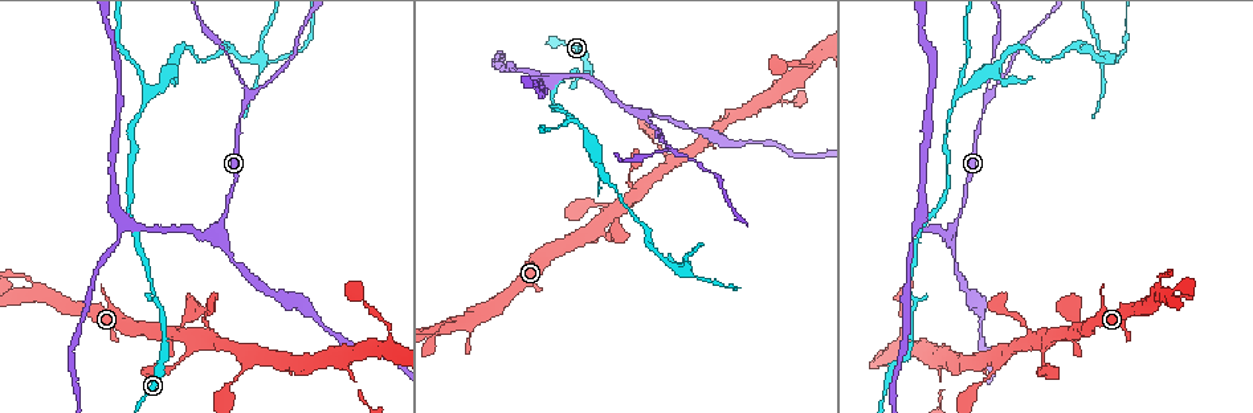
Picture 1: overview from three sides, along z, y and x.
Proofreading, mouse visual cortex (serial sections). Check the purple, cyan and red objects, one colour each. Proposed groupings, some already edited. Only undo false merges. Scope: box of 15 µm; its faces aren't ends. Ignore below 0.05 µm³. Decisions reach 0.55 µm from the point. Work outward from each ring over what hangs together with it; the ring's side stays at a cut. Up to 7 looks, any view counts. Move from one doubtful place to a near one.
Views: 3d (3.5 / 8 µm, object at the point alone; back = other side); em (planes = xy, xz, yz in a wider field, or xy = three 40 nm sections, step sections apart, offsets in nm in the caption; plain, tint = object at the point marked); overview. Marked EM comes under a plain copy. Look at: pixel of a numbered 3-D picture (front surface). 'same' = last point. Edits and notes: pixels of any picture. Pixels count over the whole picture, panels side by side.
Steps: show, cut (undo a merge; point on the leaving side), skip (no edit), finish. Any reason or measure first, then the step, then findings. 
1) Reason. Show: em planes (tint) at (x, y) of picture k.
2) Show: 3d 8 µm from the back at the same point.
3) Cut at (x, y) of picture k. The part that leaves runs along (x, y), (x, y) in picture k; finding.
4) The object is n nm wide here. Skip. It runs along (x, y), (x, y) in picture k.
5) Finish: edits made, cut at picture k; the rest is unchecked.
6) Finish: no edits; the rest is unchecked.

Three arms meet. Show: 3d 3.5 µm at (215, 226) of picture 1.

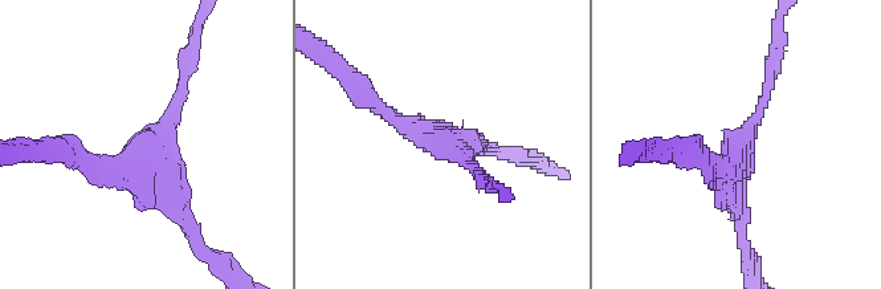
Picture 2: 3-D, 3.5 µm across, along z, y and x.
3 arms meet here; the arms are 150, 200, 250 nm wide; shape alone is not enough. Show: em xy step 3 (tint) at (741, 147) of picture 2.

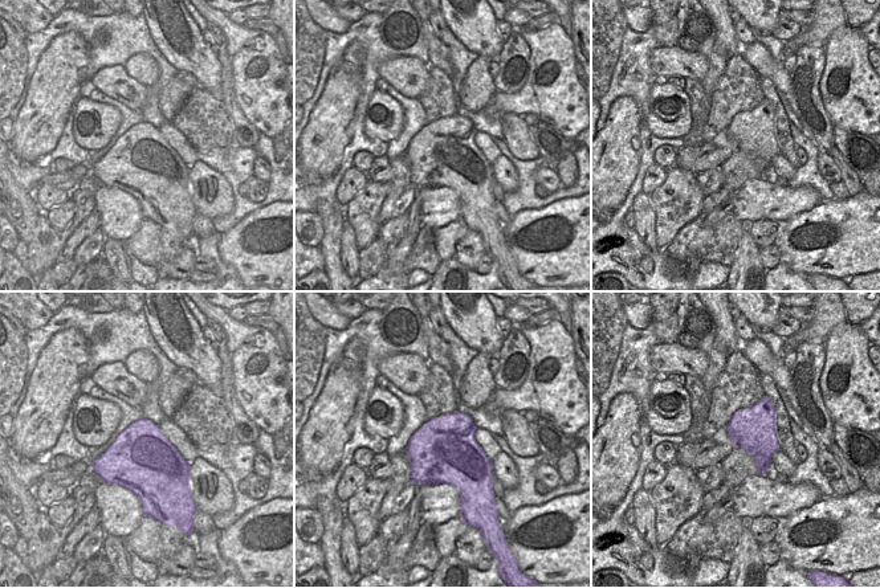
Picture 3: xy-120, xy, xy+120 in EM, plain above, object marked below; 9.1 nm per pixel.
Skip. It runs along (186, 74), (129, 169), (80, 157) in picture 2; continuous, no second cell.

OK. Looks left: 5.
Side arm on a straight run. Show: 3d 3.5 µm at (986, 100) of picture 1.

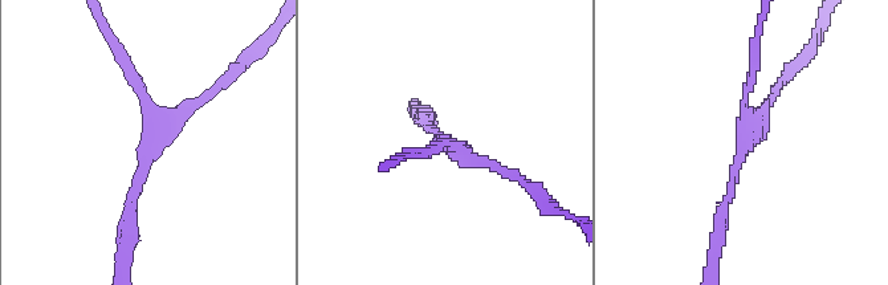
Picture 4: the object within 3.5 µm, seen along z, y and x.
3 arms meet here; the arms are 150, 150, 150 nm wide; shape alone is not enough. Show: em xy step 3 (tint) at (751, 134) of picture 4.

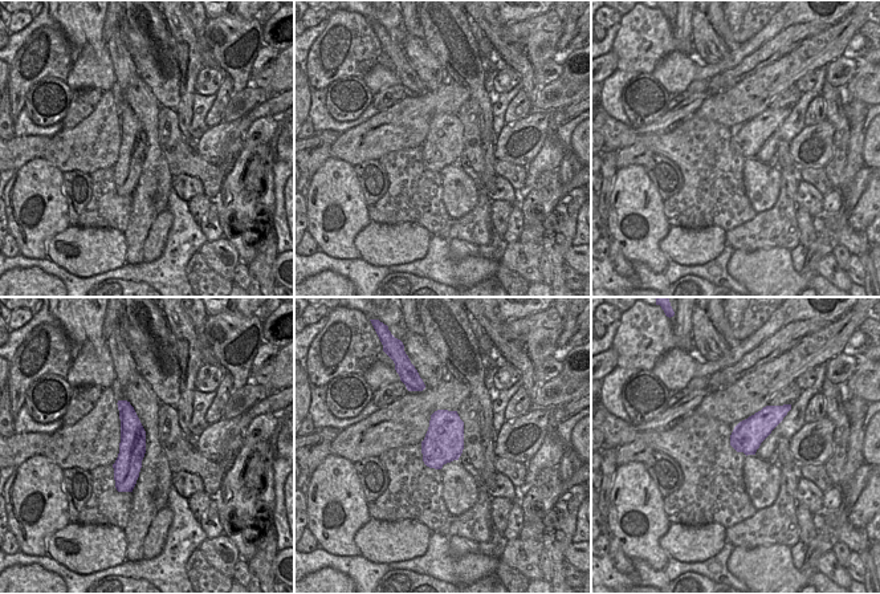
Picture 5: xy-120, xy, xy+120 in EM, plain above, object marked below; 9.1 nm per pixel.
The object is 360 nm wide here. Skip. It runs along (129, 212), (150, 143), (223, 82) in picture 4; all the same cell.

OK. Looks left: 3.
Sharp bend. Show: 3d 8 µm at (549, 81) of picture 1.

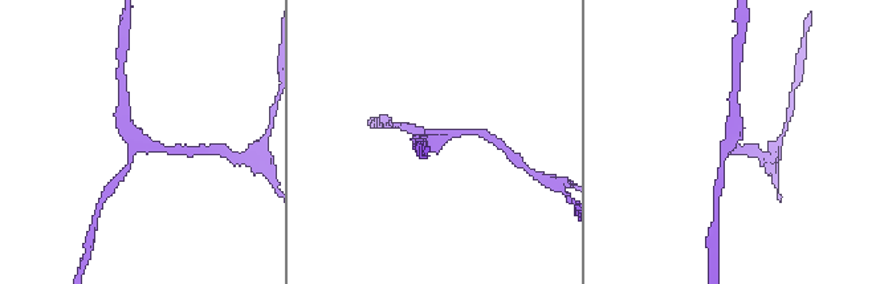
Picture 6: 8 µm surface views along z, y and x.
Show: 3d 3.5 µm at (140, 146) of picture 6.

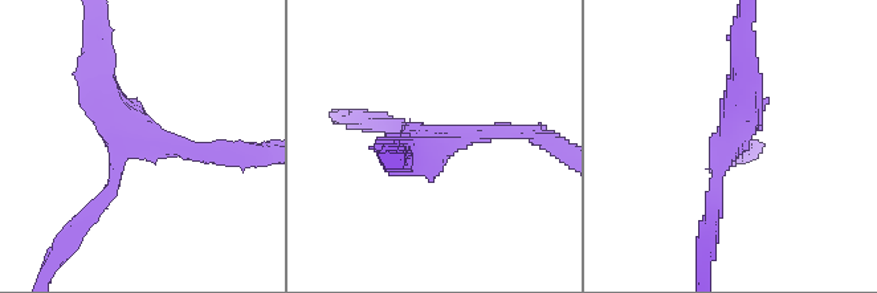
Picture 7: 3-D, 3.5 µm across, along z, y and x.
3 arms meet here; the arms are 150, 200, 400 nm wide. Skip. It runs along (225, 154), (147, 146), (98, 64) in picture 7; all the same cell.

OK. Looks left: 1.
Finish: no edits; the rest is unchecked.

